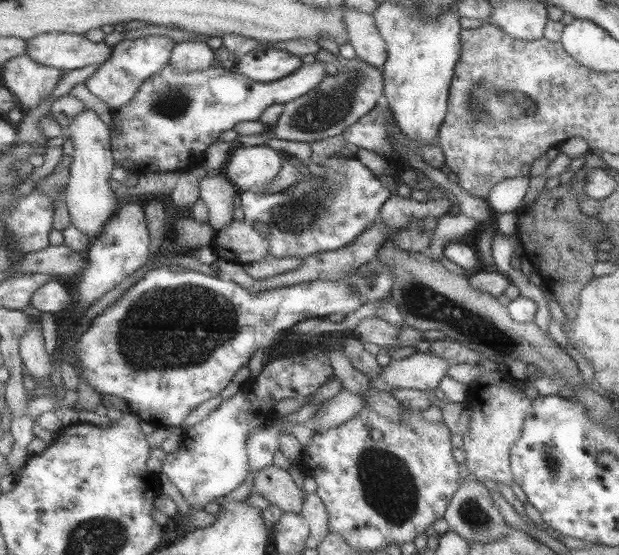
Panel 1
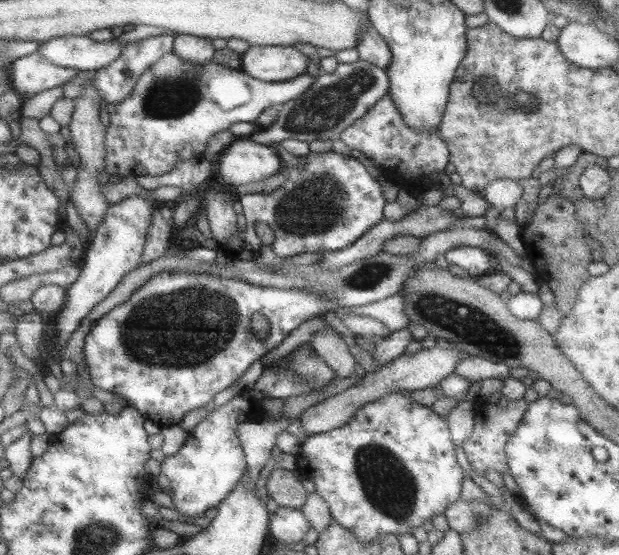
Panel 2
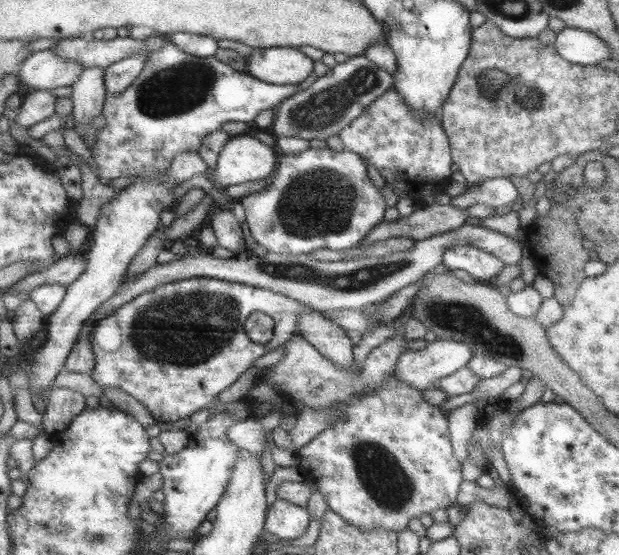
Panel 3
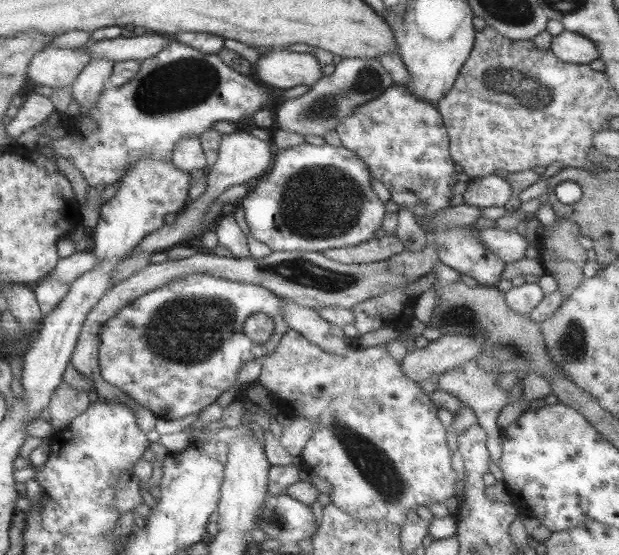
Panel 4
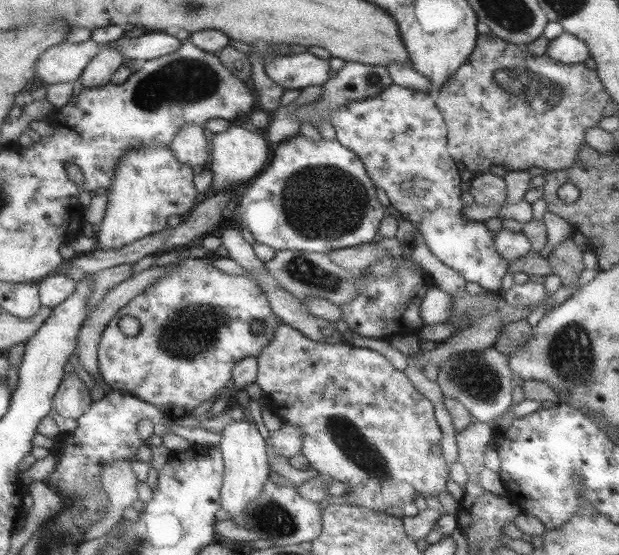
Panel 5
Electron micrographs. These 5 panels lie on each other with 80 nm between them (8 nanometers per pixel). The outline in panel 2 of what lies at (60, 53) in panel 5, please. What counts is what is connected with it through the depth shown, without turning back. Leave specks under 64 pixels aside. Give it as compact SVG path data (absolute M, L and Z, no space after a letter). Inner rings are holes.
M38 52L31 53L10 62L10 88L22 100L31 98L42 90L65 84L79 70L63 68L47 62Z

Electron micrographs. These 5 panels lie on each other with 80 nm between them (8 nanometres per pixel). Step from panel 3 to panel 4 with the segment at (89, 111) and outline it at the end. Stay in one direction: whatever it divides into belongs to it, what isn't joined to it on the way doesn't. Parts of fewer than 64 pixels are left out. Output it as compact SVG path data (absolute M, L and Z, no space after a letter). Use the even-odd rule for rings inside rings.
M106 58L90 60L70 84L72 100L75 100L80 114L86 114L95 106L96 98L107 86L112 64Z

